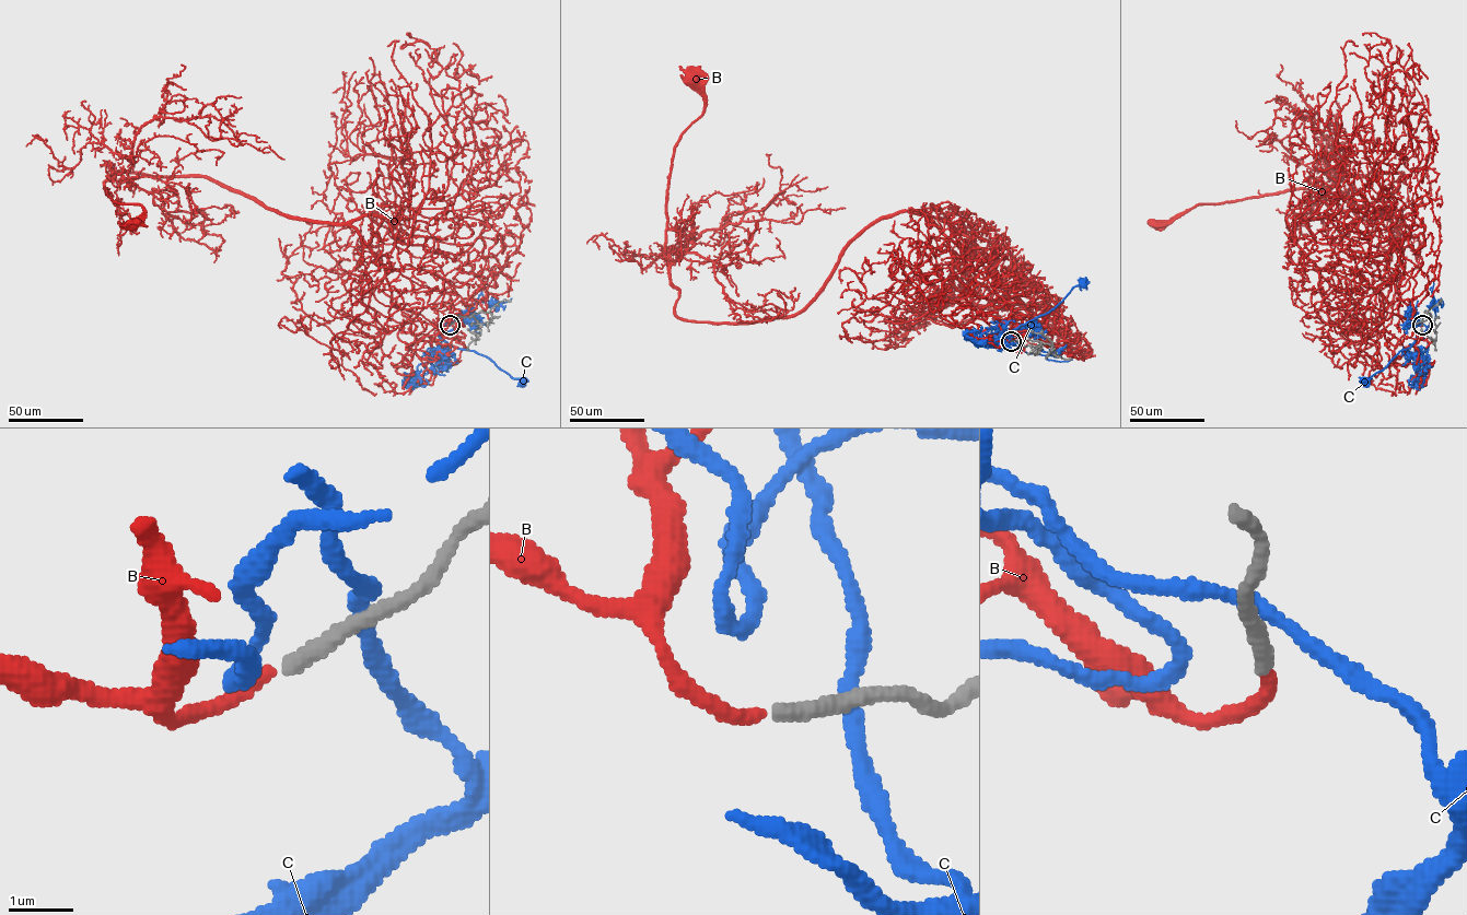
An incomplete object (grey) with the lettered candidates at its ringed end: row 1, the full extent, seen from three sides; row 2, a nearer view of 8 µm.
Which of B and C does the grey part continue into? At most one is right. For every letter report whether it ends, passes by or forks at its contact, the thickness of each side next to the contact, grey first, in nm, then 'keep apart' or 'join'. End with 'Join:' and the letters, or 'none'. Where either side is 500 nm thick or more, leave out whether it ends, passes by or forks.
B: it ends there; 280 nm thick on the grey side, 240 nm on the other; join
C: it passes by; 240 nm thick on the grey side, 240 nm on the other; keep apart
Join: B

